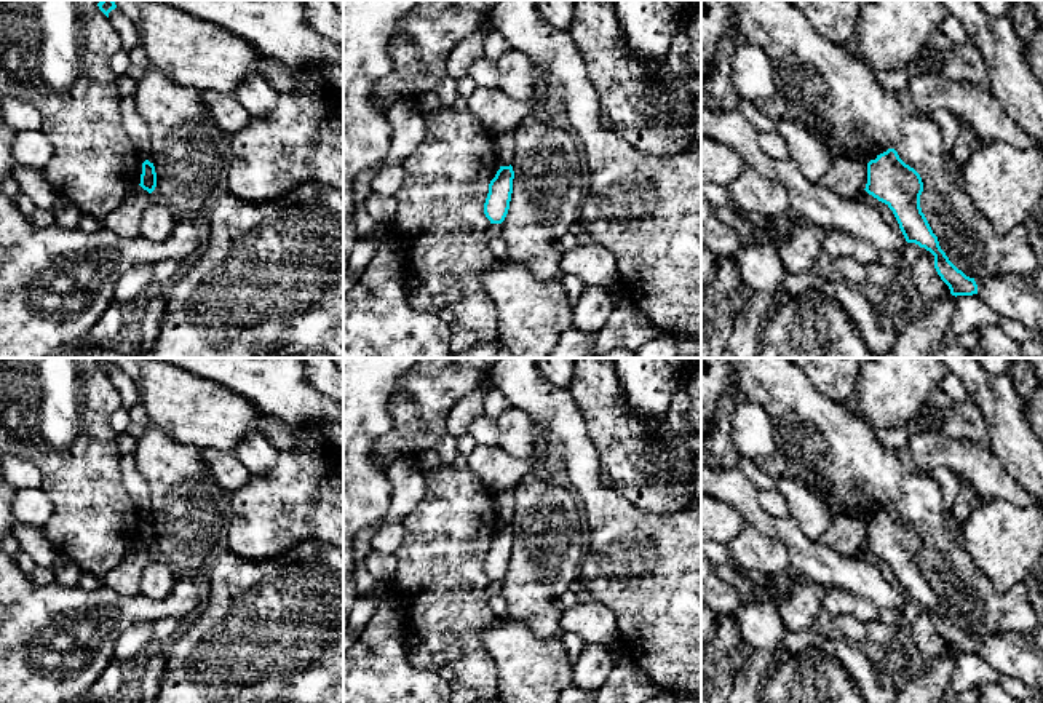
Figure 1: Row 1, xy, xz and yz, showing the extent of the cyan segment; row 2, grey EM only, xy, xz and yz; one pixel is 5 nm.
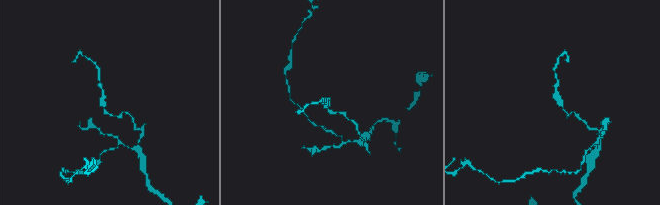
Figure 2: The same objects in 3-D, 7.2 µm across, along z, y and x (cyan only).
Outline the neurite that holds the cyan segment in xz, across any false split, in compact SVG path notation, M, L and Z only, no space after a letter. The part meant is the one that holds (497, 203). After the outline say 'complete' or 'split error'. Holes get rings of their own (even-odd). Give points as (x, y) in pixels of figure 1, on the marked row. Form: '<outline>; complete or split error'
M500 166L489 184L489 193L484 203L484 214L490 224L502 224L508 214L513 193L513 166Z; complete

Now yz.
M888 149L867 163L864 190L893 211L907 243L915 243L934 256L934 268L952 296L978 294L974 278L958 270L941 249L920 208L922 177L899 158L894 149Z; complete

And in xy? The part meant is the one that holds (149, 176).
M145 160L142 163L142 174L141 174L141 184L139 184L144 190L147 190L149 193L152 193L157 187L157 173L155 173L155 166L153 163L150 163L149 160Z; complete

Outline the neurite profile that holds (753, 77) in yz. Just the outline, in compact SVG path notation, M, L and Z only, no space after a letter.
M740 40L732 59L730 86L740 99L768 101L776 89L776 73L763 50Z

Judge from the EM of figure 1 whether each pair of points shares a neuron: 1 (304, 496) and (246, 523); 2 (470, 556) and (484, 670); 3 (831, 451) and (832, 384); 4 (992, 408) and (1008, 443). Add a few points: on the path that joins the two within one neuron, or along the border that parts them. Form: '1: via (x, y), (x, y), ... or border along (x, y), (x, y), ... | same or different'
1: via (289, 504), (261, 523) | same
2: via (467, 585), (467, 641) | same
3: border along (804, 374), (823, 393), (839, 403) | different
4: via (1000, 416), (1008, 435) | same

